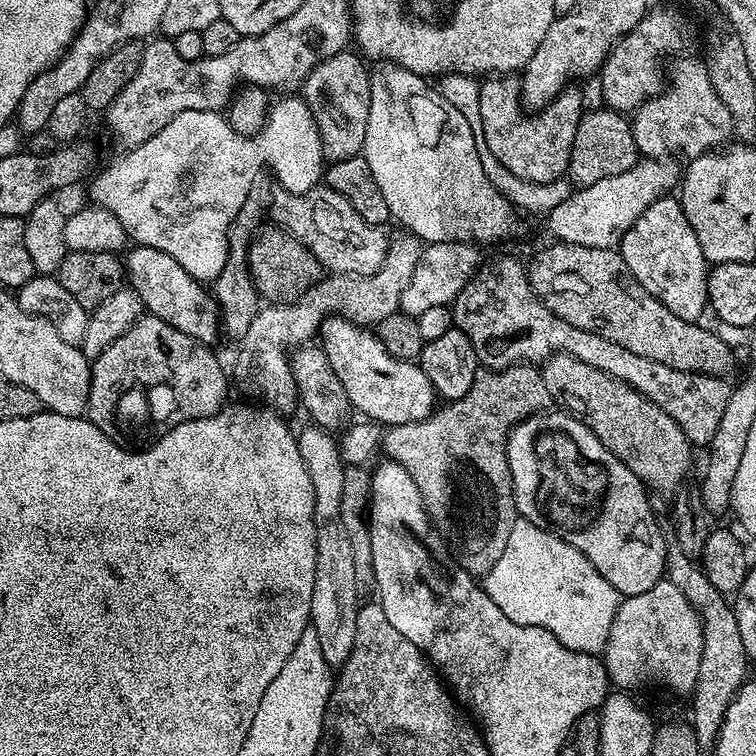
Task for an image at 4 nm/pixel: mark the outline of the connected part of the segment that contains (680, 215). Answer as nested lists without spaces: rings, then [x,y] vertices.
[[[669,194],[661,196],[644,211],[630,226],[630,230],[624,232],[624,237],[619,242],[618,251],[626,262],[628,273],[633,276],[642,287],[647,290],[670,314],[678,314],[678,318],[693,322],[701,319],[700,315],[708,308],[708,273],[710,265],[702,254],[702,246],[698,246],[698,237],[690,222],[686,222],[684,211],[679,199]]]

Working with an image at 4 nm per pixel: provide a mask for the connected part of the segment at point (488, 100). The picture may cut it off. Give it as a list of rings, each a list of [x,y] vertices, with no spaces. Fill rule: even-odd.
[[[496,74],[485,79],[480,84],[478,114],[482,114],[482,131],[486,134],[486,146],[490,146],[490,154],[494,154],[494,158],[498,158],[498,162],[502,162],[510,174],[518,174],[518,178],[526,182],[549,184],[560,180],[568,171],[574,134],[578,130],[578,122],[585,114],[584,96],[576,88],[579,87],[565,88],[544,108],[529,114],[520,99],[520,81],[515,75]]]

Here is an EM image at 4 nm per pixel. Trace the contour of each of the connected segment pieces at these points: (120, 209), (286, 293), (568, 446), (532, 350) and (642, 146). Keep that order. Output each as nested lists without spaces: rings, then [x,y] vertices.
[[[299,95],[285,96],[288,96],[285,100],[277,104],[275,101],[269,107],[264,128],[256,136],[236,133],[219,112],[190,110],[178,114],[169,124],[162,126],[154,138],[142,142],[137,148],[127,149],[117,164],[97,174],[92,184],[92,196],[96,199],[93,201],[99,207],[110,210],[110,214],[122,222],[129,241],[170,254],[195,280],[214,282],[226,266],[228,228],[238,210],[248,203],[250,190],[257,187],[256,179],[267,164],[276,175],[275,183],[296,196],[306,194],[306,190],[321,183],[326,161],[312,111]]]
[[[261,227],[252,237],[252,245],[248,248],[248,269],[261,301],[268,304],[290,304],[298,295],[296,284],[311,285],[321,279],[322,269],[314,254],[310,254],[310,250],[299,244],[286,229],[271,227]]]
[[[548,410],[543,414],[531,416],[529,420],[523,420],[508,435],[508,465],[510,466],[512,493],[516,503],[517,517],[528,520],[539,528],[547,528],[549,532],[553,532],[558,538],[562,538],[566,542],[570,542],[570,546],[574,546],[579,552],[586,554],[586,558],[590,558],[590,562],[596,567],[598,574],[602,574],[602,578],[606,578],[606,582],[610,582],[610,586],[614,586],[614,590],[618,590],[621,597],[646,594],[646,590],[650,590],[655,584],[665,579],[664,567],[668,557],[669,541],[664,540],[663,534],[660,533],[660,524],[656,521],[655,514],[652,513],[652,504],[648,501],[649,489],[644,487],[644,483],[624,463],[611,456],[604,449],[602,442],[581,420],[563,410]]]
[[[504,256],[493,264],[487,264],[485,263],[477,271],[472,281],[456,295],[450,305],[453,325],[460,328],[462,334],[466,334],[466,338],[470,338],[470,346],[474,346],[476,359],[485,369],[509,368],[511,364],[536,366],[548,360],[556,352],[565,352],[574,358],[582,358],[582,362],[587,362],[589,366],[594,366],[626,382],[631,388],[638,390],[646,398],[650,398],[650,402],[666,410],[666,414],[670,414],[670,418],[674,418],[678,426],[682,426],[686,438],[693,446],[707,446],[711,442],[718,431],[718,422],[726,411],[726,402],[730,402],[733,385],[727,379],[719,376],[690,374],[682,370],[670,370],[670,366],[662,366],[662,362],[650,362],[650,358],[641,358],[631,350],[626,350],[626,346],[618,346],[618,342],[610,342],[593,332],[578,330],[578,326],[570,326],[570,322],[555,316],[538,299],[536,291],[530,286],[528,270],[523,263],[520,265],[514,257]]]
[[[680,60],[673,68],[671,65],[670,84],[659,96],[637,108],[631,117],[634,142],[641,157],[668,158],[671,152],[681,152],[684,158],[691,158],[719,149],[733,139],[734,121],[730,110],[718,98],[707,67],[701,61],[699,64],[696,60]]]

